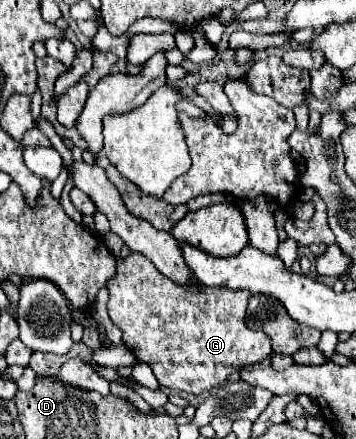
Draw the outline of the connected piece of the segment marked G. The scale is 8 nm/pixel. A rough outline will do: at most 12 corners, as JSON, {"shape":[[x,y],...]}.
{"shape":[[137,252],[105,282],[123,344],[201,394],[273,354],[251,292],[187,288]]}

